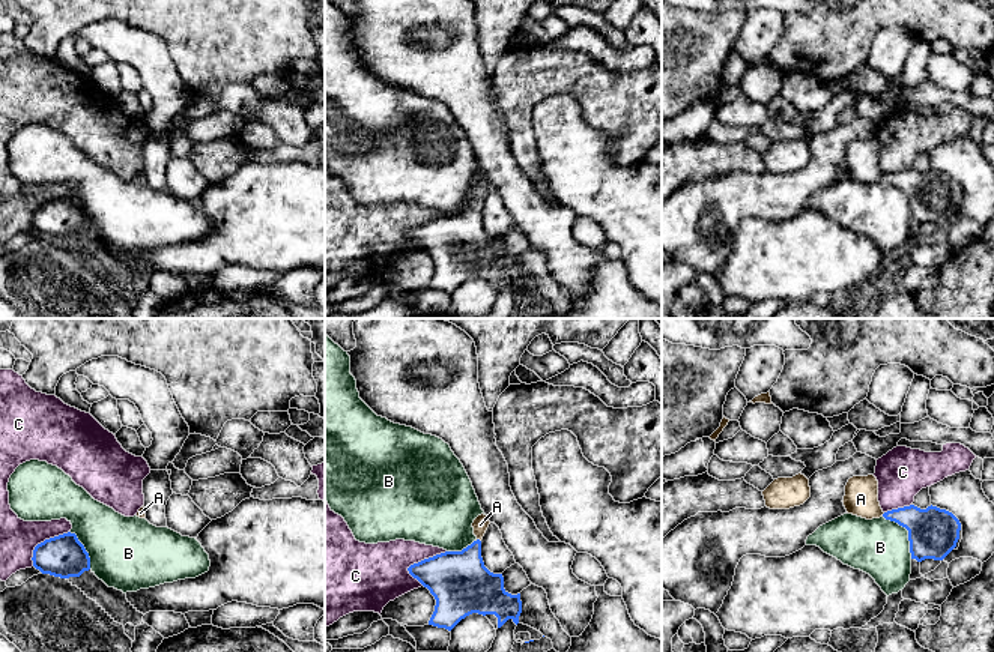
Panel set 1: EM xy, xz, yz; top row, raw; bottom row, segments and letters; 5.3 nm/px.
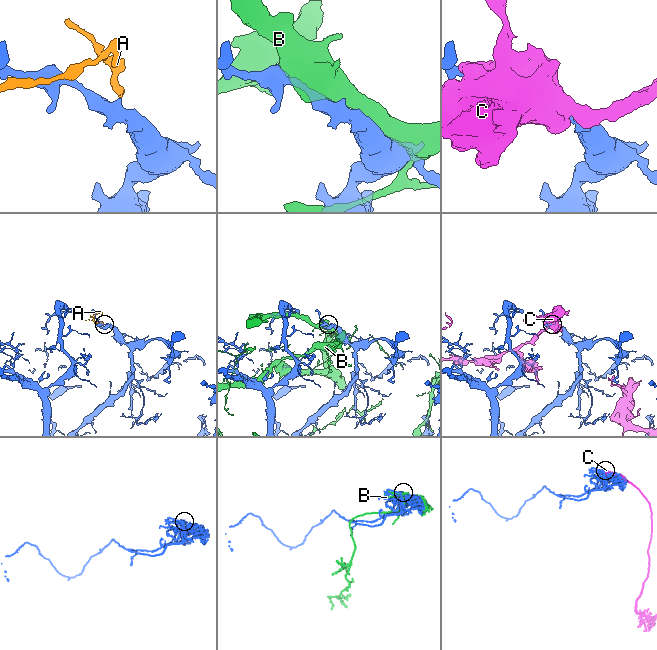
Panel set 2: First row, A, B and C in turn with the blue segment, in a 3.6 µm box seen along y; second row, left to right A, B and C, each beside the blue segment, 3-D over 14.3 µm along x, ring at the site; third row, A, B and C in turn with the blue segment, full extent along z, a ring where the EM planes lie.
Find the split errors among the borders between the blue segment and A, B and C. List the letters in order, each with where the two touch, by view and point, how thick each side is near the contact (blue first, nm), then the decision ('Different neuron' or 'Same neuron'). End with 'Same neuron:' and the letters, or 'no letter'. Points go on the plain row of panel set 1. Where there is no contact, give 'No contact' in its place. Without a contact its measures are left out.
A: Touches blue at xz (478, 203). Thickness 320 nm (blue) against 90 nm. Same neuron
B: Touches blue at yz (909, 196). Thickness 260 nm (blue) against 300 nm. Different neuron
C: Touches blue at xz (424, 223). Thickness 320 nm (blue) against 300 nm. Different neuron
Same neuron: A

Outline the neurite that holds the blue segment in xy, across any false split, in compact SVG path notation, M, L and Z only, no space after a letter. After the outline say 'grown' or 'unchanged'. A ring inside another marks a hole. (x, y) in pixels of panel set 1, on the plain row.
M63 197L38 207L33 230L42 237L60 242L80 240L90 233L90 221L75 197Z; unchanged

